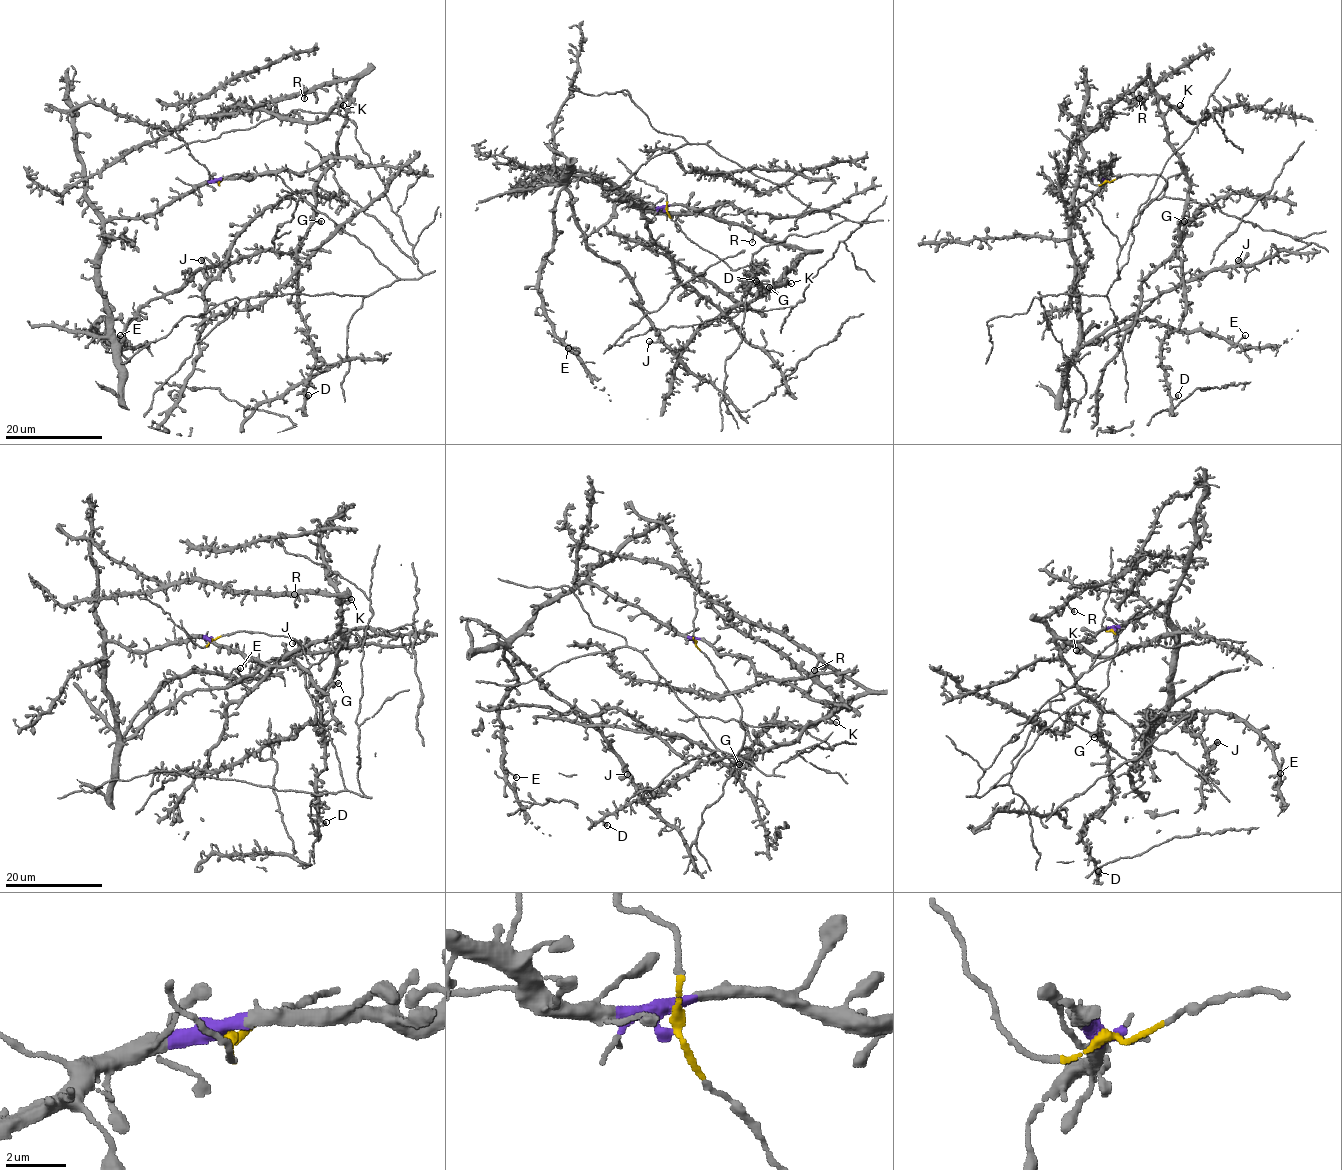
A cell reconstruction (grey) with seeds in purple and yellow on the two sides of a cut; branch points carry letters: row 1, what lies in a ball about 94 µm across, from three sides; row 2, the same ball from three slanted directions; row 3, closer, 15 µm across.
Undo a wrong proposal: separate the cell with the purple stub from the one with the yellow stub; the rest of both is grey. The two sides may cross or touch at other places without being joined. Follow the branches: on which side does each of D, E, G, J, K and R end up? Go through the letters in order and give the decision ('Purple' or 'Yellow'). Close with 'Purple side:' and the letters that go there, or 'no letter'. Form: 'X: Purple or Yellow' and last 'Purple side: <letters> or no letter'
D: Yellow
E: Purple
G: Yellow
J: Purple
K: Yellow
R: Yellow
Purple side: E, J

